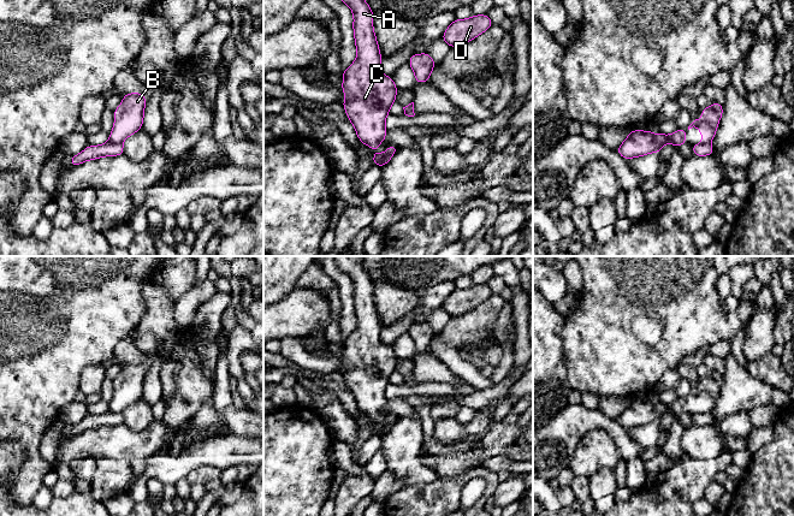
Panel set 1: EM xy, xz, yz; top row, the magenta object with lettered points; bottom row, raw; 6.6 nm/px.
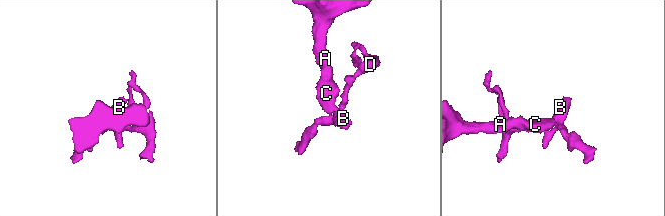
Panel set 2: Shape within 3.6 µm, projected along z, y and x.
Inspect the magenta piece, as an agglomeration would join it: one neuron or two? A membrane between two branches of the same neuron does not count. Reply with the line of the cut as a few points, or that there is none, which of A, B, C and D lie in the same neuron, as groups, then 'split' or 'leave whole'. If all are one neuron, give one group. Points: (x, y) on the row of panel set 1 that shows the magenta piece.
cut in xy along (110, 140), (120, 143); A B C / D; split

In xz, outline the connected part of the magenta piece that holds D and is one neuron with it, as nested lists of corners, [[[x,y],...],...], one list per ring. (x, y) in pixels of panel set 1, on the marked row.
[[[488,14],[473,16],[467,19],[455,19],[444,31],[442,40],[451,48],[478,37],[493,25]]]

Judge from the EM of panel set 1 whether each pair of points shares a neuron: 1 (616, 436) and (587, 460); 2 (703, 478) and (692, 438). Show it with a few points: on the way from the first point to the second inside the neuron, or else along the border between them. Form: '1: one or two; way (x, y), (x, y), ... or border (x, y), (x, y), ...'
1: two; border (584, 434), (603, 428), (622, 458)
2: two; border (724, 449), (704, 458), (683, 454)

